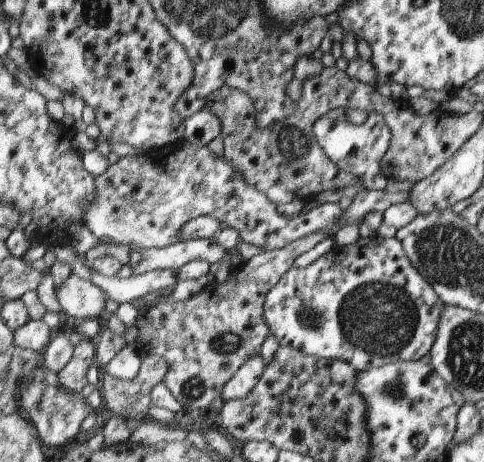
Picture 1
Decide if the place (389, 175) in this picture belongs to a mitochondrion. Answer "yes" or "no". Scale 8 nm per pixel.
no

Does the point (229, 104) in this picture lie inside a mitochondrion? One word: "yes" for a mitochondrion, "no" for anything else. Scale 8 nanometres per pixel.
no

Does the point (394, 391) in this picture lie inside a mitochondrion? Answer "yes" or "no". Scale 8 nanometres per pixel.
yes

